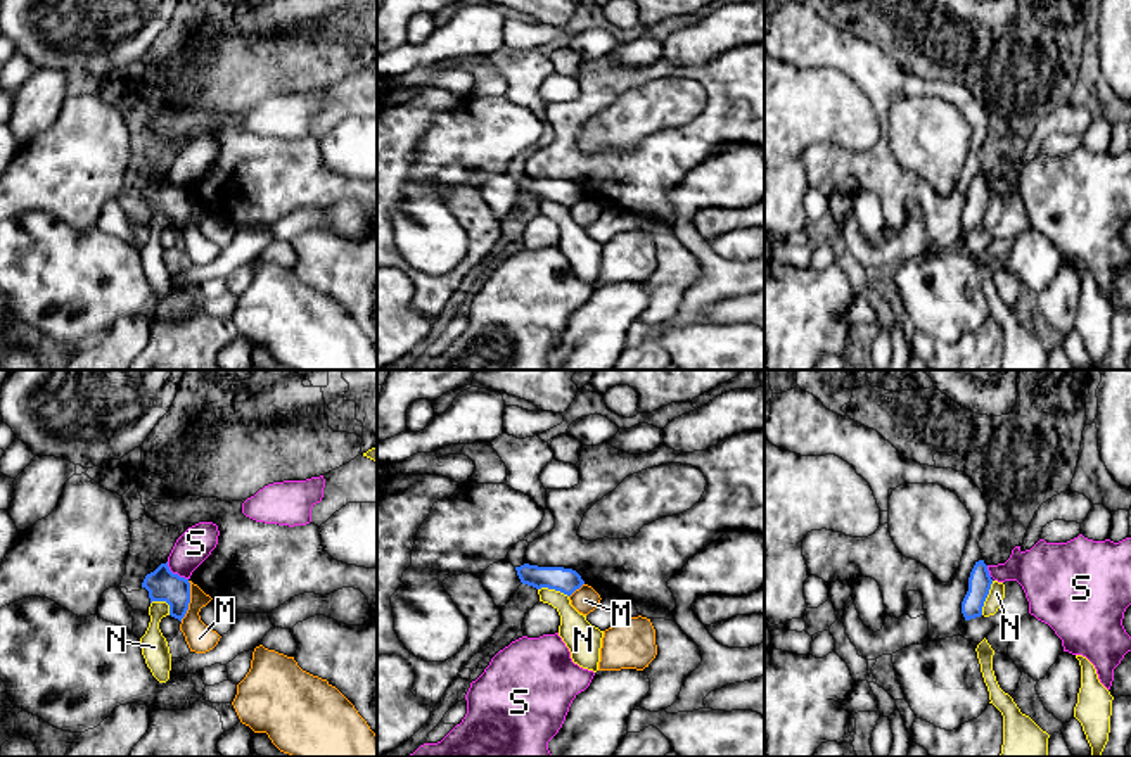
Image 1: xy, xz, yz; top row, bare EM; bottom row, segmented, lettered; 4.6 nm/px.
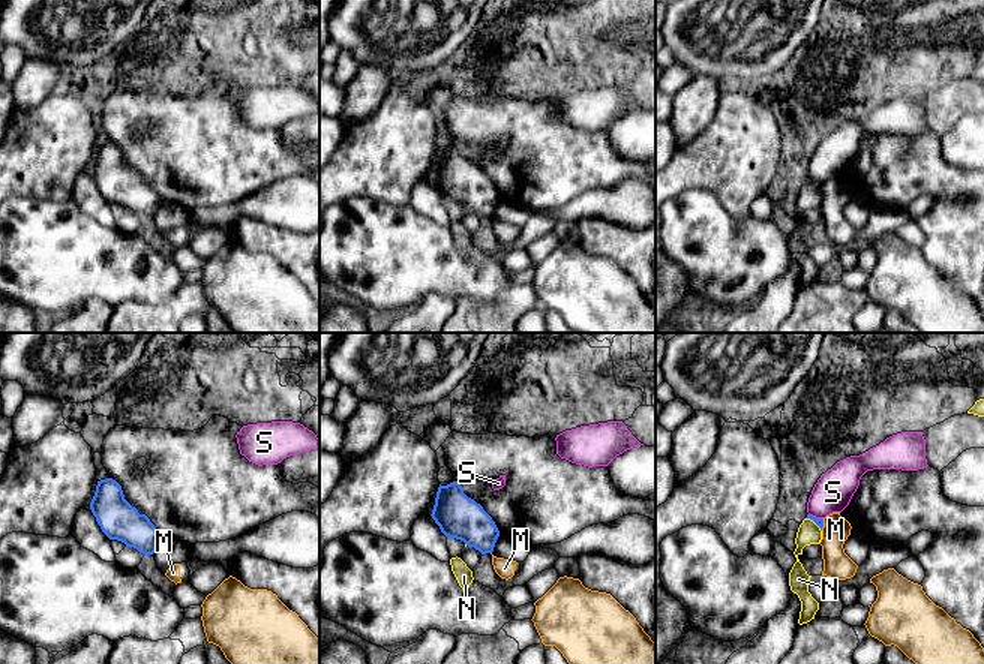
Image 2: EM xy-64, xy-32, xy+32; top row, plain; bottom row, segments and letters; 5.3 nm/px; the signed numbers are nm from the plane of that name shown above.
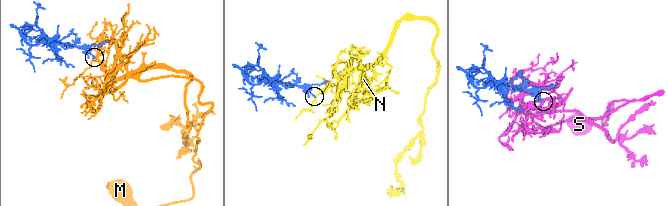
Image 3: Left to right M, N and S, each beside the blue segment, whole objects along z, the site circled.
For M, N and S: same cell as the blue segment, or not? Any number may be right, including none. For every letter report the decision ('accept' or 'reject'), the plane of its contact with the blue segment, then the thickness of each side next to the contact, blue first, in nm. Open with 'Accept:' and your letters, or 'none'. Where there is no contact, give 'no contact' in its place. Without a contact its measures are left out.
Accept: none
M: reject; contact in xy; calibres 150 and 130 nm
N: reject; contact in yz; calibres 110 and 80 nm
S: reject; contact in xy; calibres 150 and 160 nm

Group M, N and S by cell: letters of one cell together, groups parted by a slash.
M / N / S

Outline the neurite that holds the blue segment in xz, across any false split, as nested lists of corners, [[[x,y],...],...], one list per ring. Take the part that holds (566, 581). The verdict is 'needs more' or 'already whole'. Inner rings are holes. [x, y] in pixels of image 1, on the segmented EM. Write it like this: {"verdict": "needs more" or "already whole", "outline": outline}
{"verdict": "already whole", "outline": [[[524,563],[521,567],[515,567],[515,570],[522,584],[533,586],[536,589],[555,589],[567,596],[571,596],[576,589],[585,584],[581,576],[572,569],[538,567]]]}

